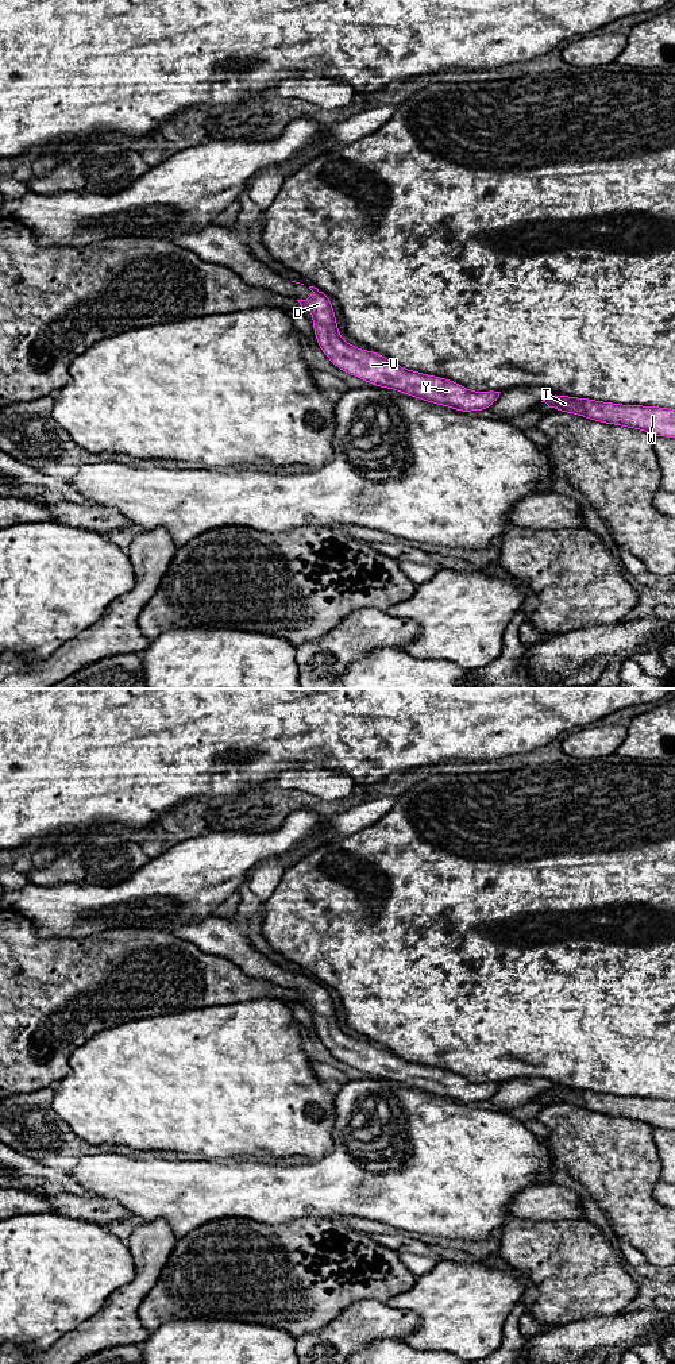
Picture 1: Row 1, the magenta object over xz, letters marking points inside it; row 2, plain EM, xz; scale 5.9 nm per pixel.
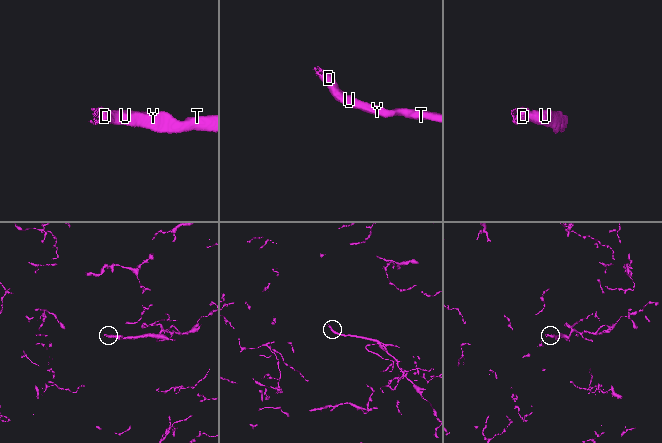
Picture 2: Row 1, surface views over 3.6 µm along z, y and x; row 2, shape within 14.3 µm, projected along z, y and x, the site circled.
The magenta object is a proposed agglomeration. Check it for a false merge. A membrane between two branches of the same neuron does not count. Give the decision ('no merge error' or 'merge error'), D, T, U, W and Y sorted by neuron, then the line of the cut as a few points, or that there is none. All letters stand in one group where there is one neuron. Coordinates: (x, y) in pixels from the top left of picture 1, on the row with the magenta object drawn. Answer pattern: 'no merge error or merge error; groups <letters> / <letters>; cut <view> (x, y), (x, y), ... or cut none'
no merge error; groups D T U W Y; cut none

